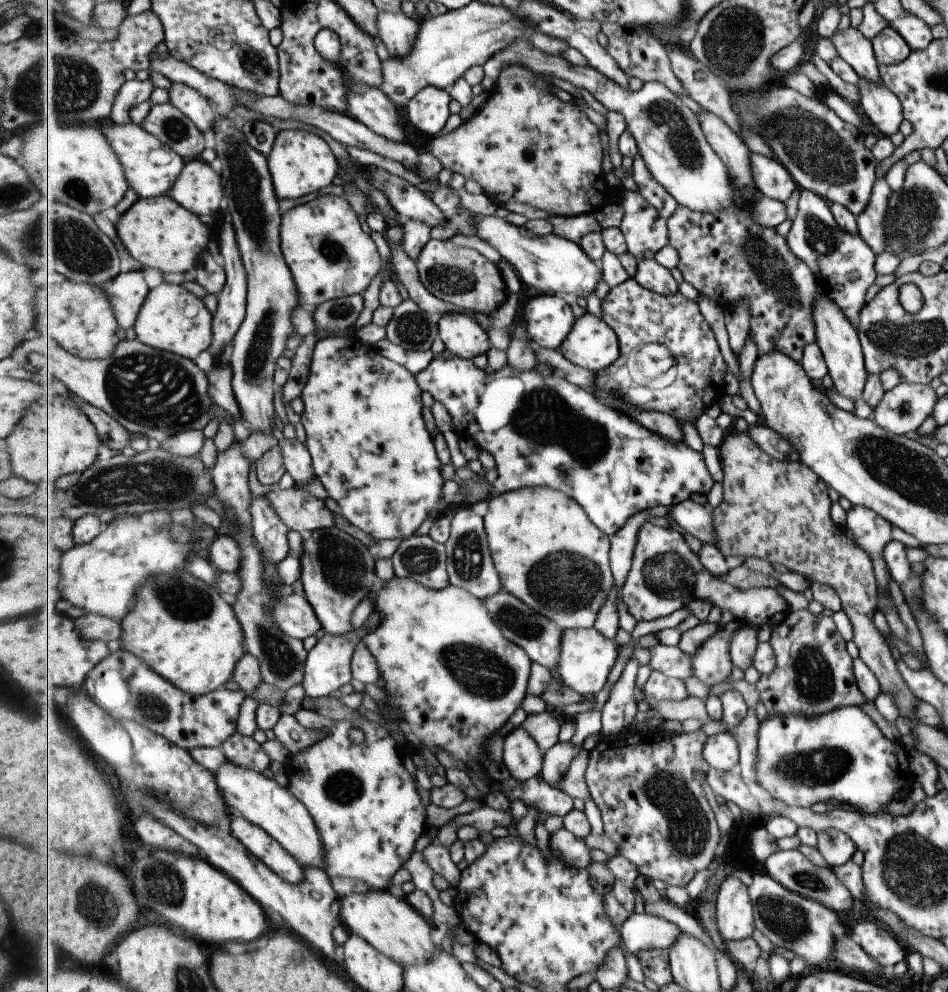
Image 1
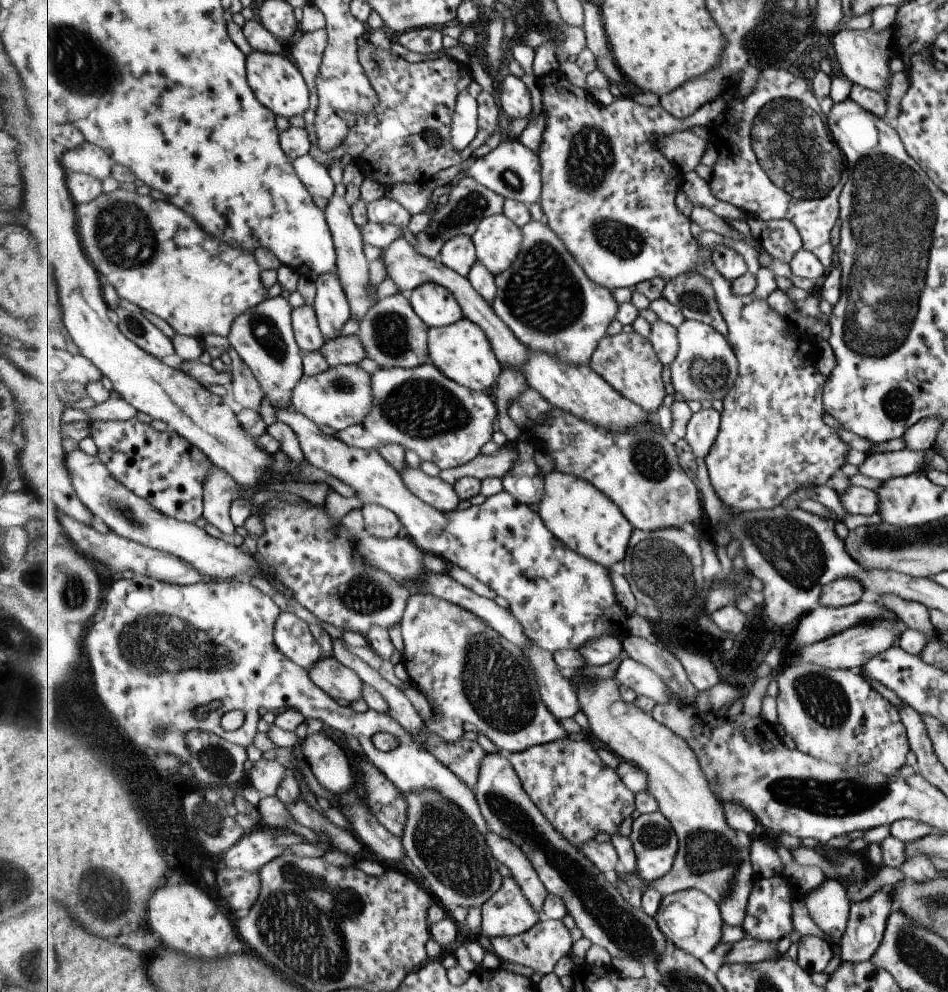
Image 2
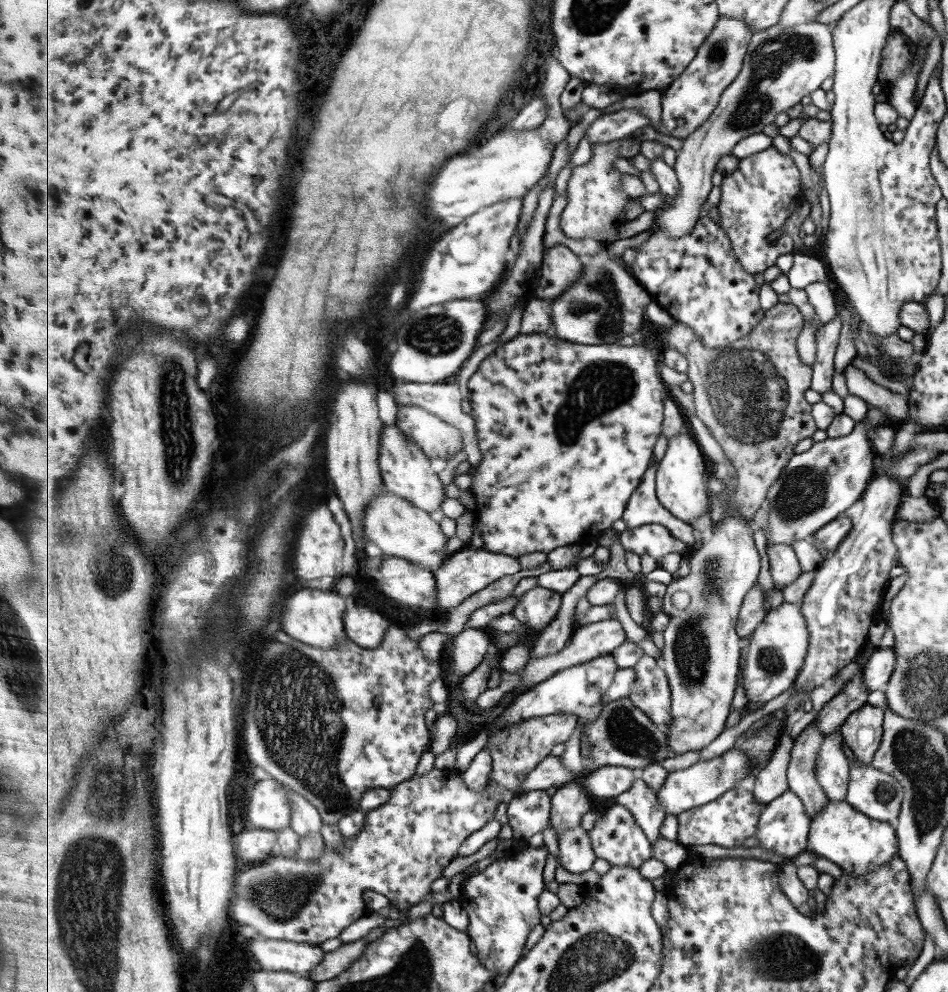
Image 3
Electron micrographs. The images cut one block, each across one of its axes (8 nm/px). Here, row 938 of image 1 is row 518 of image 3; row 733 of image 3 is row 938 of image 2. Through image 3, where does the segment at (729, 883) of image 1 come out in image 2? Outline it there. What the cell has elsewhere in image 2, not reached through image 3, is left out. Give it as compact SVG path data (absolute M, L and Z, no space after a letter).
M697 888L664 896L661 900L661 910L657 912L655 918L659 928L669 941L699 960L705 954L713 952L717 948L717 944L721 943L723 926L726 924L717 902L711 896L707 896L706 892Z

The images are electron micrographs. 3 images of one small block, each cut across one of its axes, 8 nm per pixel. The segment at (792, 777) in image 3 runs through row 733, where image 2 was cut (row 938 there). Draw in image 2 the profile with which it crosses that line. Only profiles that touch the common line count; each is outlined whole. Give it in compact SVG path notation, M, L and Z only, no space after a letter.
M802 936L798 941L797 962L805 972L823 972L831 960L831 947L819 936Z

